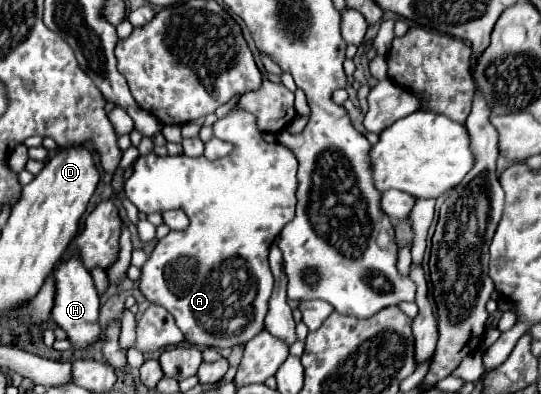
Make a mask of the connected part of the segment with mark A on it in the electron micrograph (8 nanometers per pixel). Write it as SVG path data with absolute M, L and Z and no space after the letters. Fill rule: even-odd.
M237 104L229 110L229 114L225 118L219 118L215 124L213 124L213 135L222 140L235 144L235 150L225 156L225 158L219 158L219 160L207 160L205 156L201 158L189 158L189 156L157 156L157 154L147 154L147 156L141 156L133 168L133 174L131 178L125 182L125 194L127 198L135 204L140 212L146 214L152 212L164 212L173 210L173 208L181 208L187 212L191 224L187 230L183 232L171 232L167 234L165 238L161 238L153 250L153 254L149 256L149 260L145 262L143 270L141 270L141 280L139 280L139 290L141 294L151 300L153 304L157 306L163 306L167 308L177 326L181 328L181 332L185 334L185 340L189 344L195 344L195 346L213 346L213 348L233 348L237 344L245 344L249 342L253 336L257 336L257 332L263 330L263 320L265 320L265 314L267 314L267 302L269 302L269 296L271 296L271 290L273 290L273 276L271 276L271 270L269 270L269 262L267 262L267 254L269 254L269 246L271 242L279 236L279 232L283 230L283 226L287 222L293 220L295 216L295 206L297 206L297 198L295 198L295 190L297 190L297 158L295 154L281 146L281 144L275 144L275 142L265 142L261 138L261 132L257 130L257 122L253 120L253 114L237 108Z

